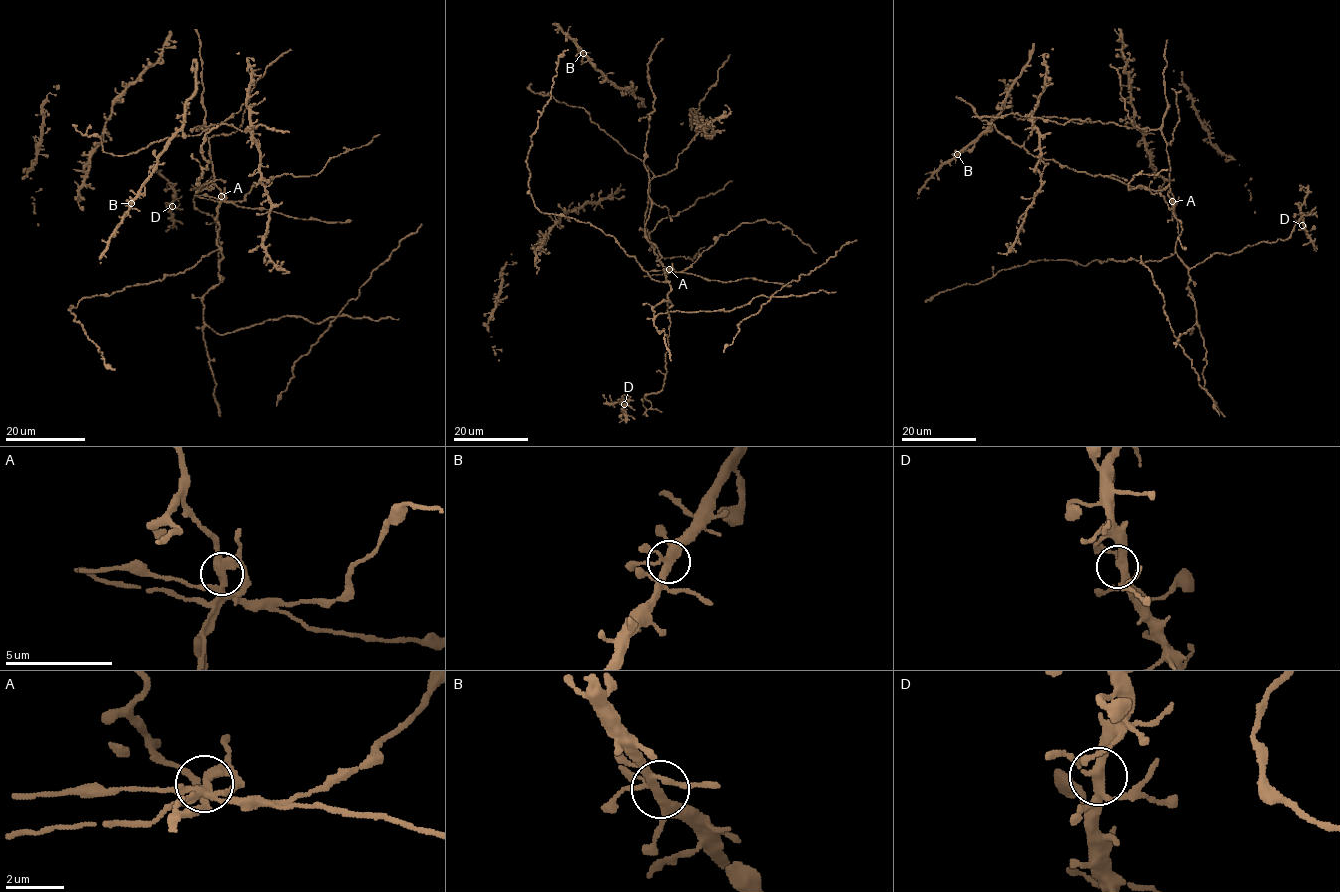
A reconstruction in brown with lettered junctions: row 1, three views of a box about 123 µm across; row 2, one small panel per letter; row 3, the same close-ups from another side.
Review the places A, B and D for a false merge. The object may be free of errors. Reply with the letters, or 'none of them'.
A

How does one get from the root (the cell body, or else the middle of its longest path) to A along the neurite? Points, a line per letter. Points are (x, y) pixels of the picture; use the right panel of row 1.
A: (1164, 140), (1170, 165), (1172, 201)

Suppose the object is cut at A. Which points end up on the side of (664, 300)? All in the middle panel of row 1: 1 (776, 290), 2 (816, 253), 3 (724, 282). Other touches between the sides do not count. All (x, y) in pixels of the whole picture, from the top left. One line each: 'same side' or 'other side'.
1: same side
2: other side
3: other side

